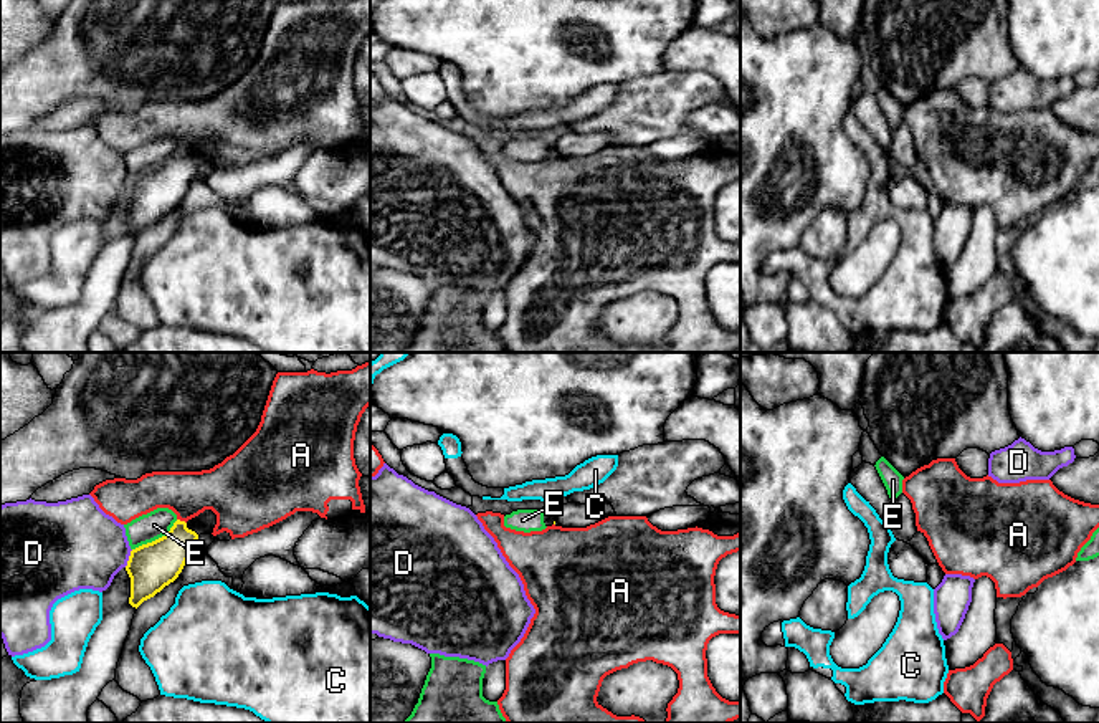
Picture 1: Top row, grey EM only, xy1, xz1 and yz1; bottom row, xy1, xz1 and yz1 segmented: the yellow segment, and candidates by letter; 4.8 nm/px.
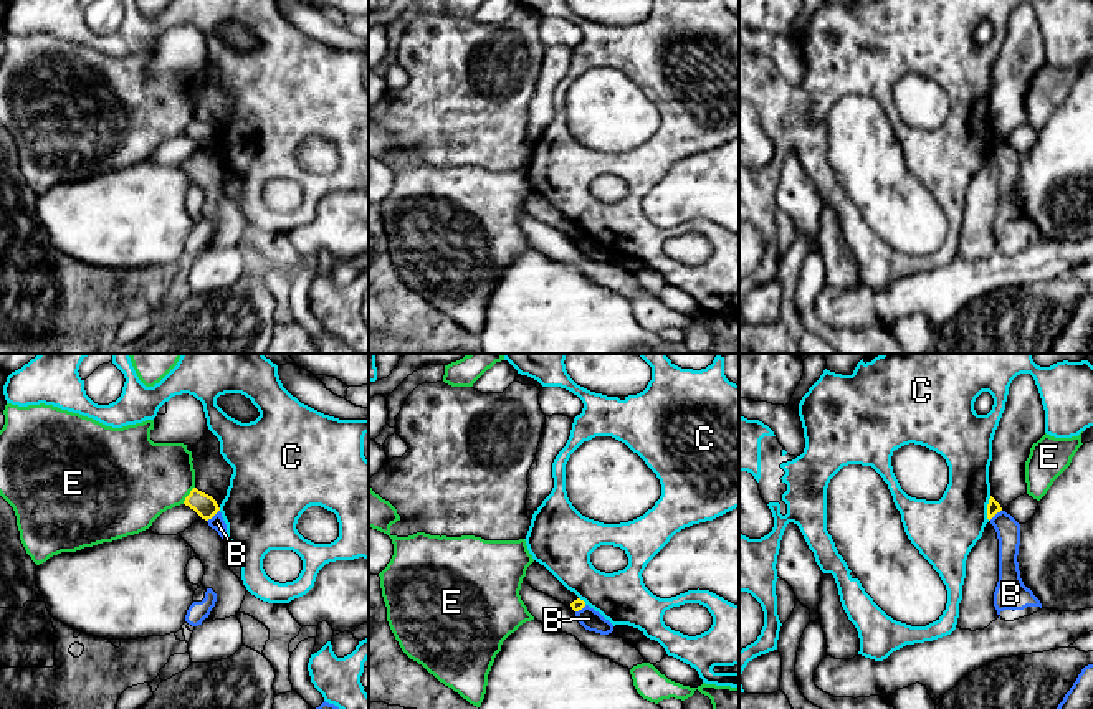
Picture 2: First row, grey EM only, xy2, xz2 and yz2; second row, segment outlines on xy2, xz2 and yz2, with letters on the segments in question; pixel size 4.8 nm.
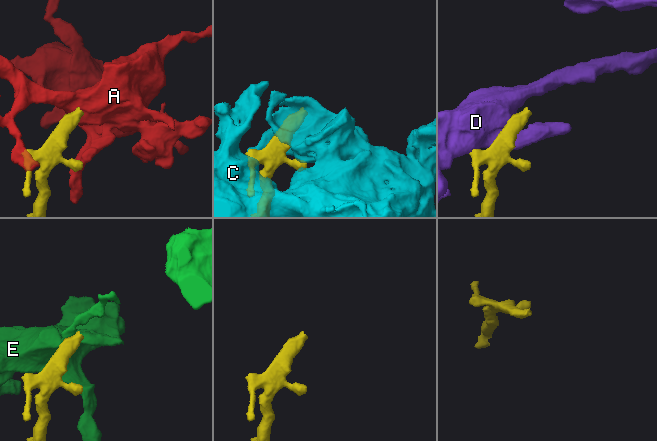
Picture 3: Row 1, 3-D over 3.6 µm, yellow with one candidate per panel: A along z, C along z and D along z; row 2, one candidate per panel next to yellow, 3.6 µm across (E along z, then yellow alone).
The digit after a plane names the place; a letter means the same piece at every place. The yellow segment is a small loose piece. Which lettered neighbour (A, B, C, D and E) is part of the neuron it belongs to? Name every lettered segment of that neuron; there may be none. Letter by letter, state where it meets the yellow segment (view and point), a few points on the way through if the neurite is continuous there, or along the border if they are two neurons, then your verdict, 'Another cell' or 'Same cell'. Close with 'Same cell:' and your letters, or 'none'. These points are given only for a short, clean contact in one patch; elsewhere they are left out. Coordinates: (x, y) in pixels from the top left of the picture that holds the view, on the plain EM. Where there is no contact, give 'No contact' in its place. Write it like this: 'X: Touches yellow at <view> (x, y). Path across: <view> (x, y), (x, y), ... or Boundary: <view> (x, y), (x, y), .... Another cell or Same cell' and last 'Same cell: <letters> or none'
A: Touches yellow at xy1 (182, 151). Boundary: xy1 (177, 148), (185, 153). Another cell
B: Touches yellow at xy2 (212, 146). Boundary: xy2 (219, 139), (207, 151). Another cell
C: Touches yellow at yz2 (987, 137). Another cell
D: Touches yellow at xy1 (129, 187). Another cell
E: Touches yellow at xy1 (156, 169). Another cell
Same cell: none

